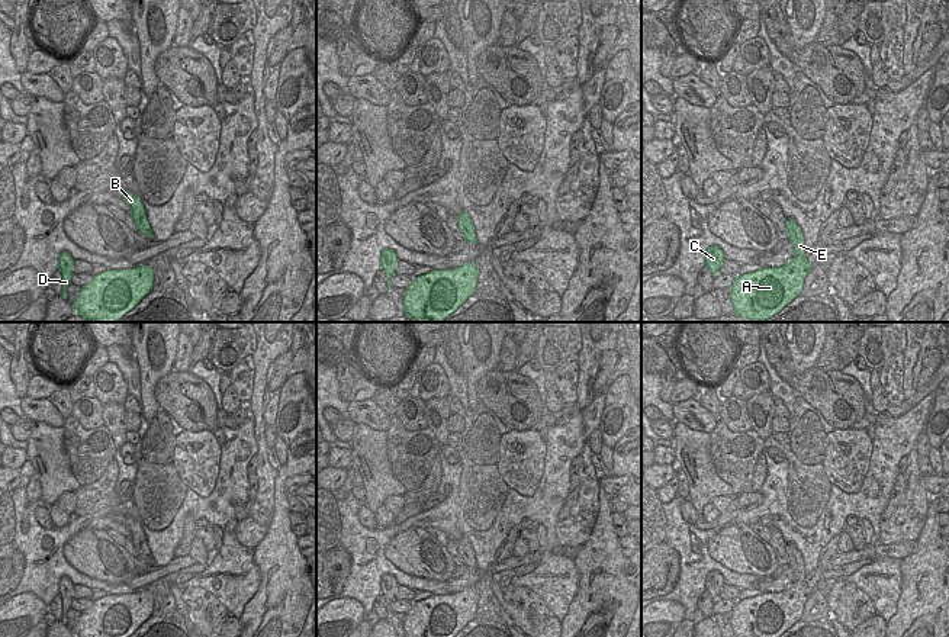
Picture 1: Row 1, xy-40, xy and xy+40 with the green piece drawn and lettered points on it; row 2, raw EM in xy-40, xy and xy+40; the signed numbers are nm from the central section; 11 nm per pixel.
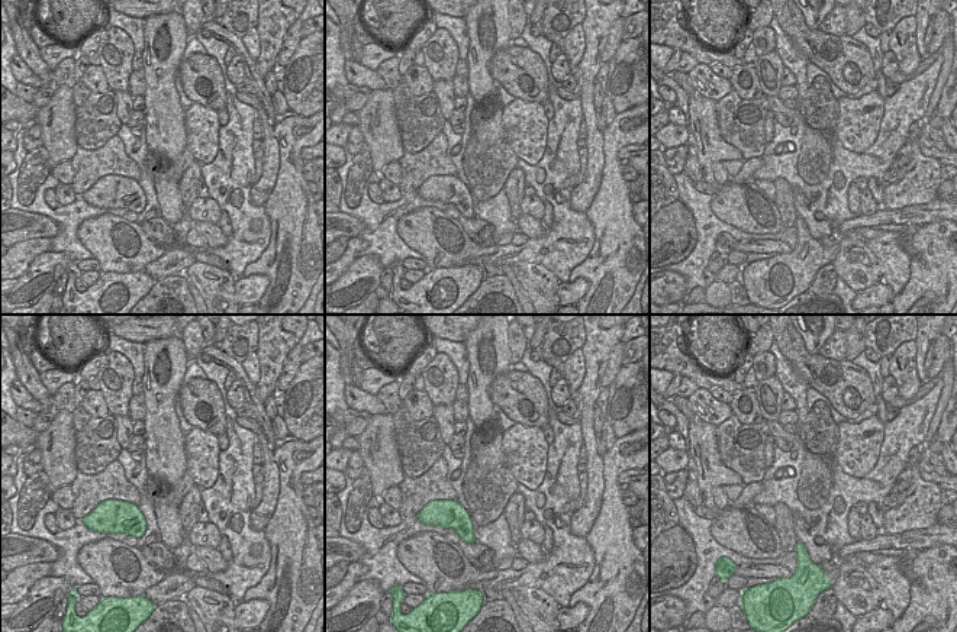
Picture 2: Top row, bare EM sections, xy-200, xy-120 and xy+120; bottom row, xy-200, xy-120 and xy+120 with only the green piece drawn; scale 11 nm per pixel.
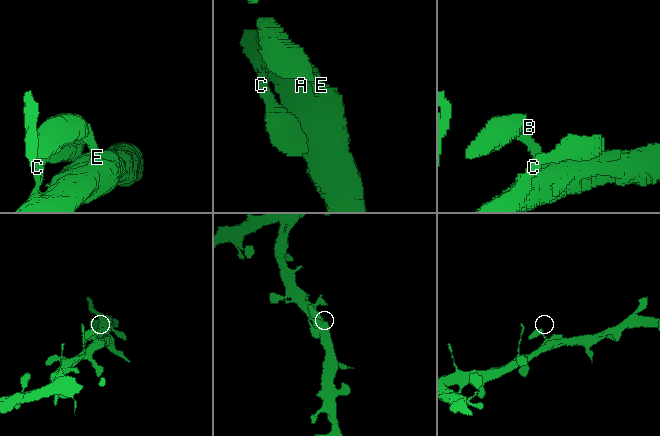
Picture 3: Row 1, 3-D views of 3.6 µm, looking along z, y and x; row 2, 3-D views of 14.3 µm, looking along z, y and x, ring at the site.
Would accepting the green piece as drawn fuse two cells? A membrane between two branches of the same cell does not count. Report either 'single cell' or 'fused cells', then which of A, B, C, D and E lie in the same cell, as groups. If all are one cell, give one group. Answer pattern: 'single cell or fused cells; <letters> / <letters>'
single cell; A B C D E

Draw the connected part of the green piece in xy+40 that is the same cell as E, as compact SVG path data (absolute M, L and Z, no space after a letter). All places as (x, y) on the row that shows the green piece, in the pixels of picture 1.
M785 221L794 257L782 267L763 267L736 276L731 284L734 315L766 322L801 295L804 280L813 266L805 258L805 244L795 221Z

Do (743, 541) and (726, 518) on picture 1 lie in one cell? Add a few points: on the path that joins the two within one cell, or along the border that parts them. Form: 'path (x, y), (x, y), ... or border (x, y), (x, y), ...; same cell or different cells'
border (732, 521), (720, 528); different cells

